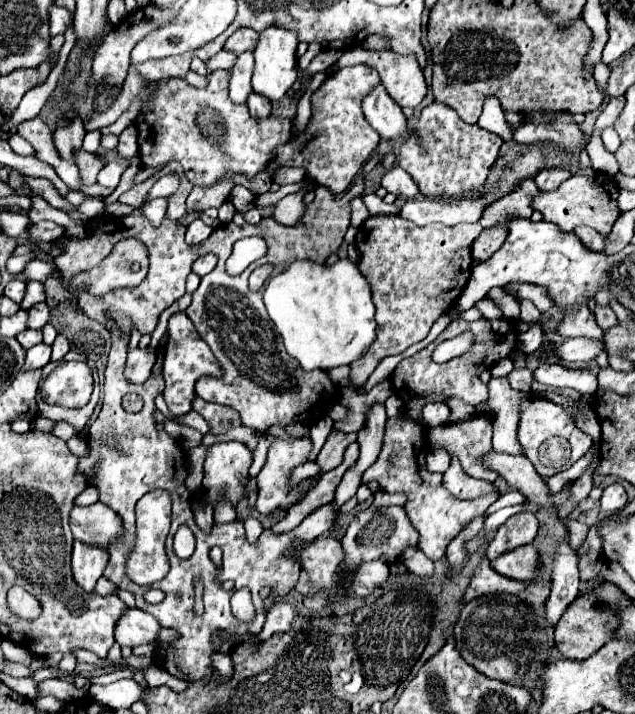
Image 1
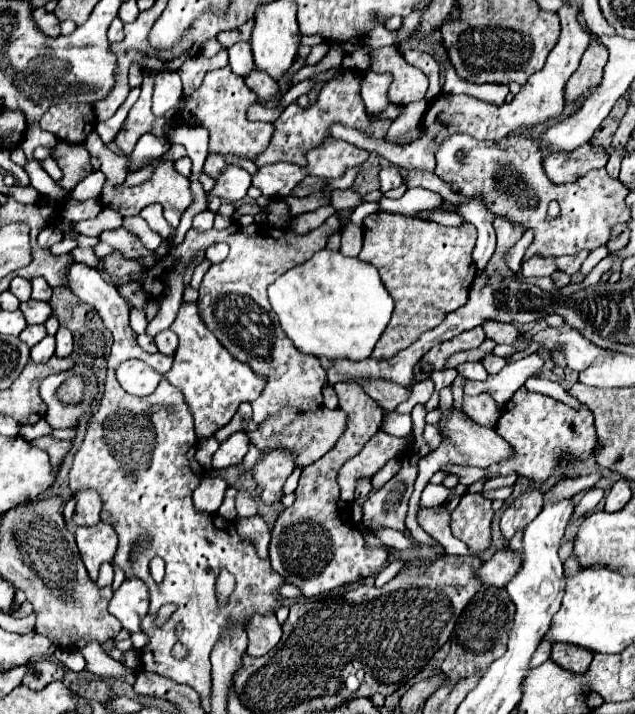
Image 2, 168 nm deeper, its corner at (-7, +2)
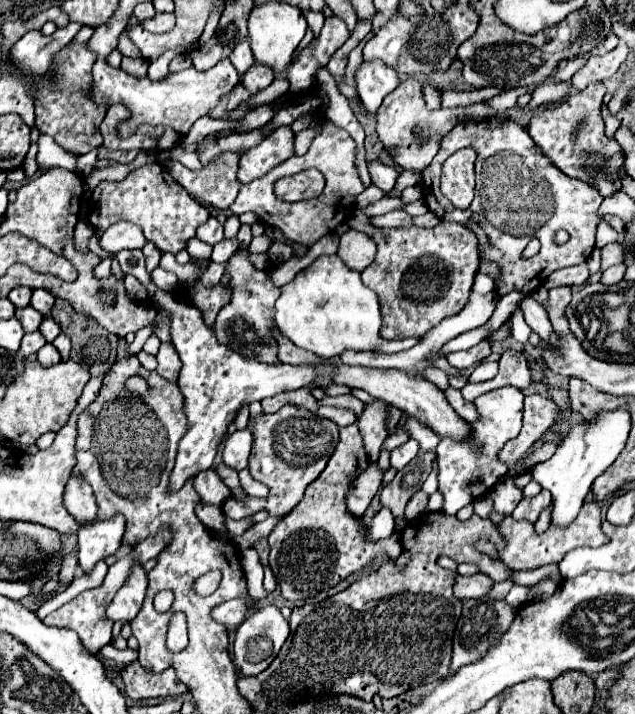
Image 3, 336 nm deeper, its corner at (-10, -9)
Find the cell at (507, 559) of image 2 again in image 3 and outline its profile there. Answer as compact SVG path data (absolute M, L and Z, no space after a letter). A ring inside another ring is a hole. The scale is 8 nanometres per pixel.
M476 573L476 575L470 575L470 577L458 577L456 579L456 589L454 589L454 595L458 599L476 599L476 597L484 597L488 595L488 591L492 589L494 581L484 575L484 573Z

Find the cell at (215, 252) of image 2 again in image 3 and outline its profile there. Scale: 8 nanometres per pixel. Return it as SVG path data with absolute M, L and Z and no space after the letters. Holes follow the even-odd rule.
M222 239L220 243L214 245L214 251L212 251L212 261L214 263L226 263L226 259L230 259L230 255L238 249L238 239Z

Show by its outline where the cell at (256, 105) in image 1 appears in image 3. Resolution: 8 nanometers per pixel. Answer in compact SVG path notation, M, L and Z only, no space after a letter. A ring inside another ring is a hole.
M254 63L254 67L246 71L246 75L242 75L242 85L248 89L250 95L260 93L272 81L274 81L274 71L270 71L268 67L258 67L258 63Z

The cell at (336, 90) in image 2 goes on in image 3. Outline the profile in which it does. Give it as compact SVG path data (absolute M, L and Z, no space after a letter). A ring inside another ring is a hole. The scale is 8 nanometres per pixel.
M278 127L258 147L246 151L240 157L238 179L242 183L250 183L266 175L272 167L280 165L292 155L294 155L294 131L290 127Z

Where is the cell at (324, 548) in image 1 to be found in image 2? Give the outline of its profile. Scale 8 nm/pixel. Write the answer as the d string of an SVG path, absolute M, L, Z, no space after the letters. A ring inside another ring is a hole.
M339 382L335 384L335 392L339 396L339 408L347 412L347 428L331 452L327 452L309 468L303 468L299 486L295 488L295 502L291 508L285 508L275 520L269 542L271 566L289 584L295 584L303 596L327 594L329 590L343 584L359 582L359 578L379 572L389 558L387 548L367 546L361 530L349 516L349 504L339 498L337 484L339 468L351 460L351 456L357 456L367 440L379 432L383 410L373 398L363 392L359 384Z

